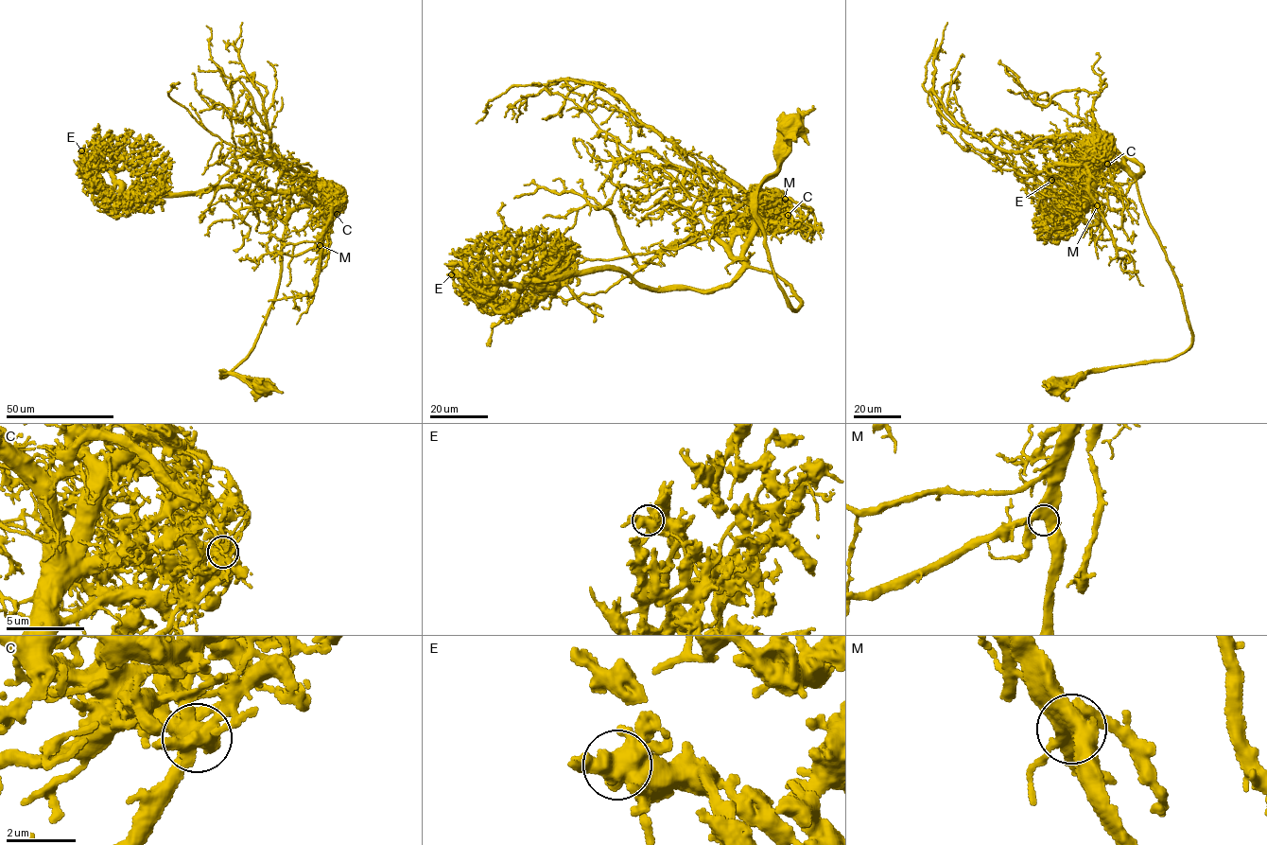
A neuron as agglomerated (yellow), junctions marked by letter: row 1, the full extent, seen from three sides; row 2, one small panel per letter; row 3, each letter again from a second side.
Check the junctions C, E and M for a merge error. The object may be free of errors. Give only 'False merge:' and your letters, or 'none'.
False merge: none

